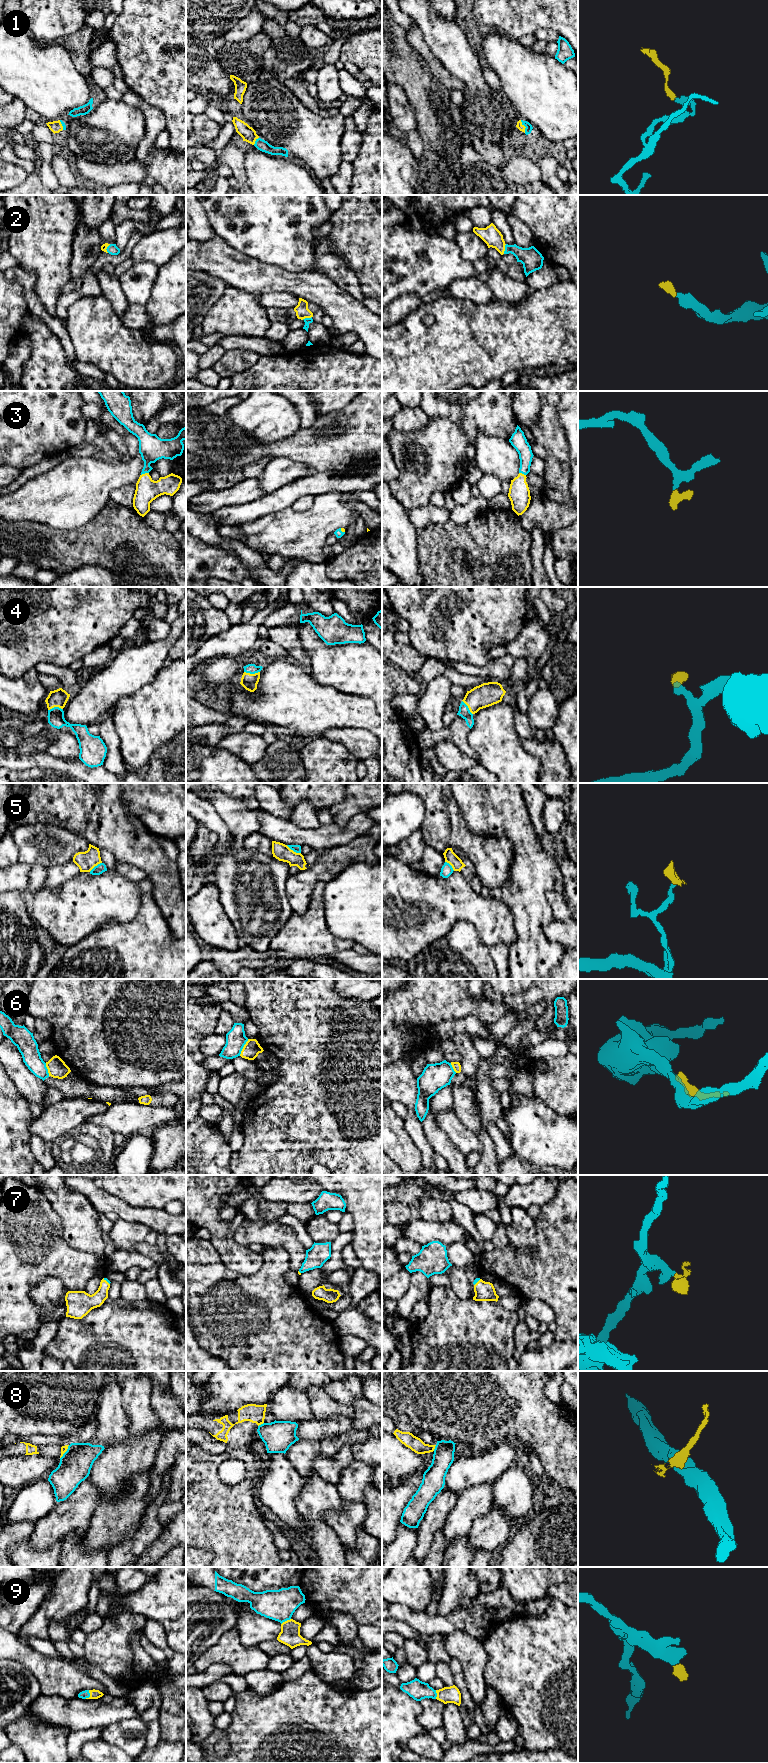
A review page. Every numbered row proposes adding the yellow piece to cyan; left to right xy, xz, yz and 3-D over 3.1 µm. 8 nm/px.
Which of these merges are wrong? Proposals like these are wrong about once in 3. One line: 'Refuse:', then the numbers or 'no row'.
Refuse: 5, 6, 8

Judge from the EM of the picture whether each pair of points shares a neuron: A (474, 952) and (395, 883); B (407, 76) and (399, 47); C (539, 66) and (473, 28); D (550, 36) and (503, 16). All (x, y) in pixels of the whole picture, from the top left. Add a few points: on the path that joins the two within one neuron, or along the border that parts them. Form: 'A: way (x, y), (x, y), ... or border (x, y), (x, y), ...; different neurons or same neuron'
A: border (471, 922), (457, 921), (443, 936), (429, 944); different neurons
B: way (406, 69), (399, 62), (399, 54); same neuron
C: border (484, 37), (482, 52), (483, 57), (487, 60); different neurons
D: border (533, 33), (541, 28), (552, 28), (559, 35); different neurons

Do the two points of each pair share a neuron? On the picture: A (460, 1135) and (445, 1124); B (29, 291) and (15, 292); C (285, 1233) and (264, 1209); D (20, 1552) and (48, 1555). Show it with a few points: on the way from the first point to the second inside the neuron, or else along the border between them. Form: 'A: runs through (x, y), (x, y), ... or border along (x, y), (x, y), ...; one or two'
A: runs through (456, 1131), (449, 1124); one
B: border along (10, 281), (22, 287), (30, 311); two
C: border along (276, 1221), (268, 1223); two
D: runs through (27, 1555), (41, 1555); one

